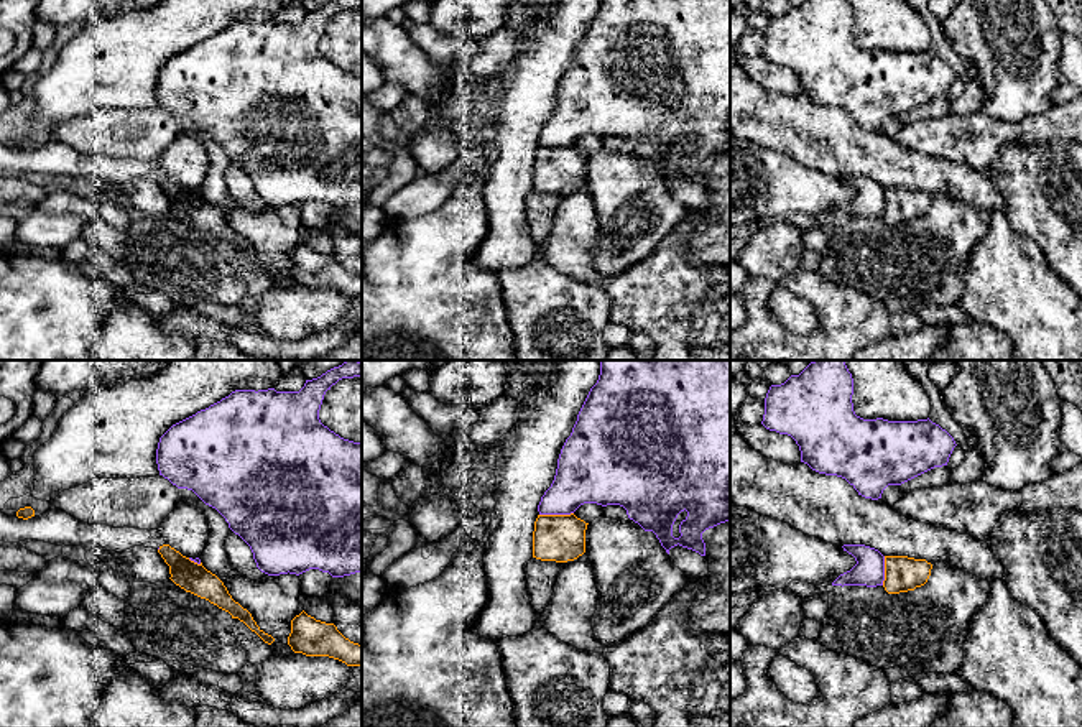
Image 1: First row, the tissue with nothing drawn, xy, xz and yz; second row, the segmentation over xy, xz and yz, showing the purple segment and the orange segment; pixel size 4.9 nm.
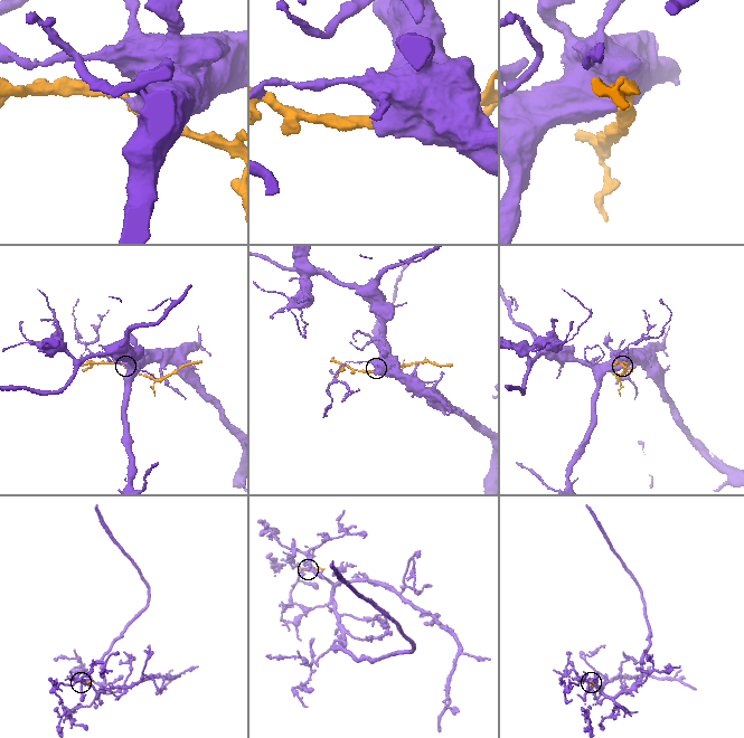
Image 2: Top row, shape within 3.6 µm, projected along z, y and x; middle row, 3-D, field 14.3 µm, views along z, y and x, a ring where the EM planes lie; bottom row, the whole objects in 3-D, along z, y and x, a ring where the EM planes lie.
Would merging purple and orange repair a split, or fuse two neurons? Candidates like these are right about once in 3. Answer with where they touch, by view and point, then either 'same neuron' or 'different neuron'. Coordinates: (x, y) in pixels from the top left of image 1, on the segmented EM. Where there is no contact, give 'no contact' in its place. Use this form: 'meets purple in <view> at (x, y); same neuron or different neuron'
meets purple in xz at (556, 513); different neuron

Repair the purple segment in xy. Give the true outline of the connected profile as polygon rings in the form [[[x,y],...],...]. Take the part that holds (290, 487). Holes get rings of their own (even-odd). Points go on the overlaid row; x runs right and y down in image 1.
[[[345,360],[299,391],[235,390],[206,410],[173,424],[158,442],[160,475],[178,489],[192,490],[215,508],[252,549],[257,567],[268,576],[309,569],[344,577],[362,572],[362,442],[340,438],[319,419],[327,390],[342,378],[362,375],[362,362]]]

